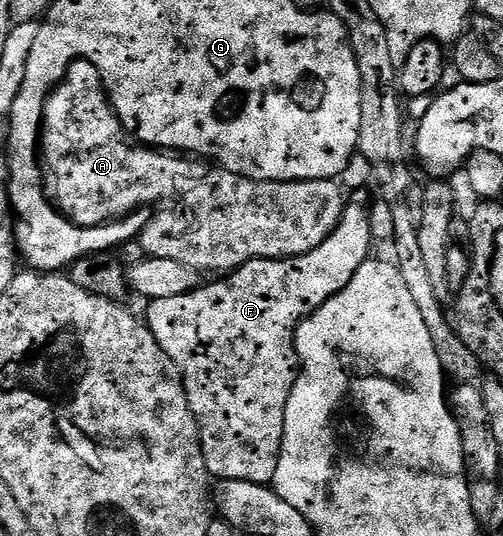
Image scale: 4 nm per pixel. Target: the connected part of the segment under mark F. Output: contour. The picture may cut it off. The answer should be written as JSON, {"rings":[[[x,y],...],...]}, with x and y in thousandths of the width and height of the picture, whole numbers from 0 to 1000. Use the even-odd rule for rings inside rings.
{"rings":[[[726,356],[700,362],[678,396],[670,427],[658,431],[626,468],[610,468],[592,479],[493,487],[445,521],[425,522],[431,524],[425,532],[408,528],[372,550],[294,563],[296,614],[368,713],[376,757],[400,799],[400,840],[417,892],[489,896],[529,907],[541,899],[555,864],[567,759],[594,694],[586,672],[586,623],[600,599],[642,573],[650,558],[674,550],[674,543],[706,521],[720,491],[736,485],[734,463],[744,463],[746,451],[734,407],[738,368],[730,362]]]}

